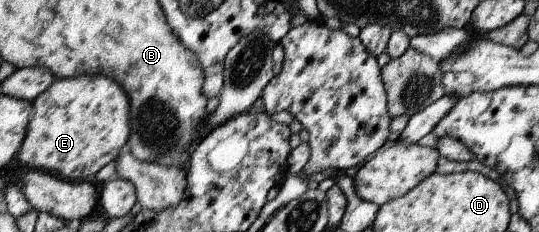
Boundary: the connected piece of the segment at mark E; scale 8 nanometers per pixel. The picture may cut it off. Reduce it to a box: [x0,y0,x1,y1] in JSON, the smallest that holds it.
[16,76,131,181]

